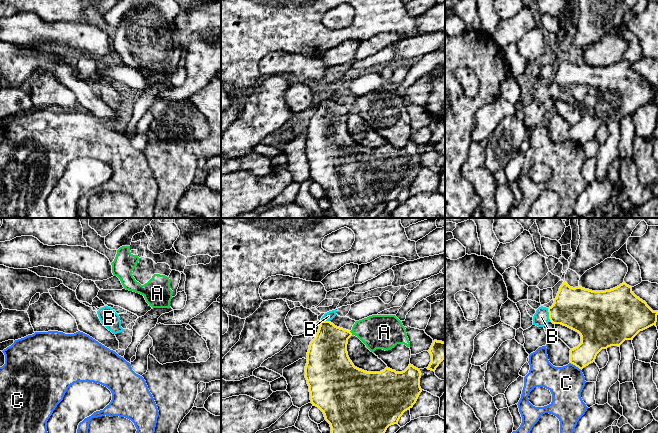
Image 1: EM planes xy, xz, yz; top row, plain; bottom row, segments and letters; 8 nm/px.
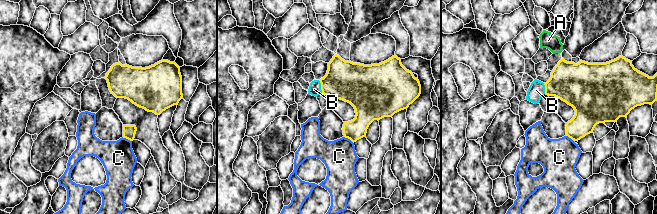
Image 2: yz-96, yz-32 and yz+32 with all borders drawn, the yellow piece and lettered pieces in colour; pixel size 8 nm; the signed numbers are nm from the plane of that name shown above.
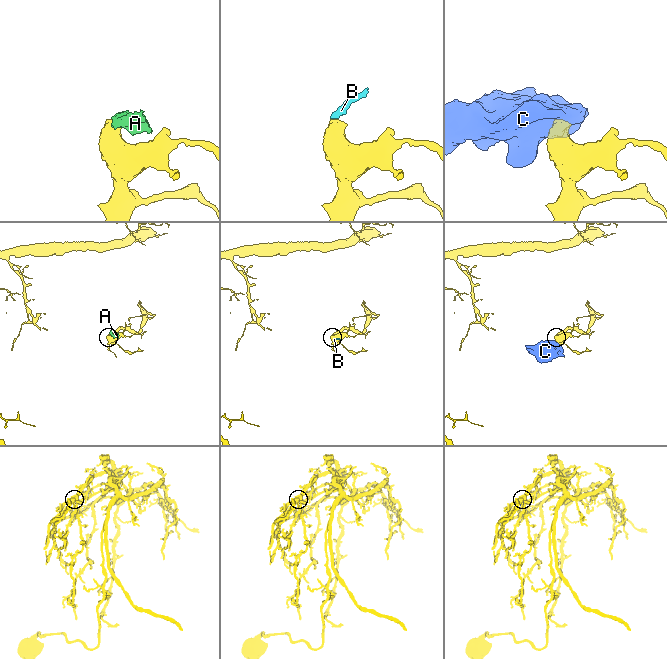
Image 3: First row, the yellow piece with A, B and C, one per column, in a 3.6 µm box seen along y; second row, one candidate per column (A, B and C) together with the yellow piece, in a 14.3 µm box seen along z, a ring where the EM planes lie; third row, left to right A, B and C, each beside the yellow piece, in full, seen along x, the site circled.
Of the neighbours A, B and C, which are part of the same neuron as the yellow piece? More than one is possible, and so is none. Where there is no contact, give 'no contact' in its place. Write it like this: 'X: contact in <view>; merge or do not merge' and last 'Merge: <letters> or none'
A: contact in xz; do not merge
B: contact in yz; merge
C: contact in yz; do not merge
Merge: B

